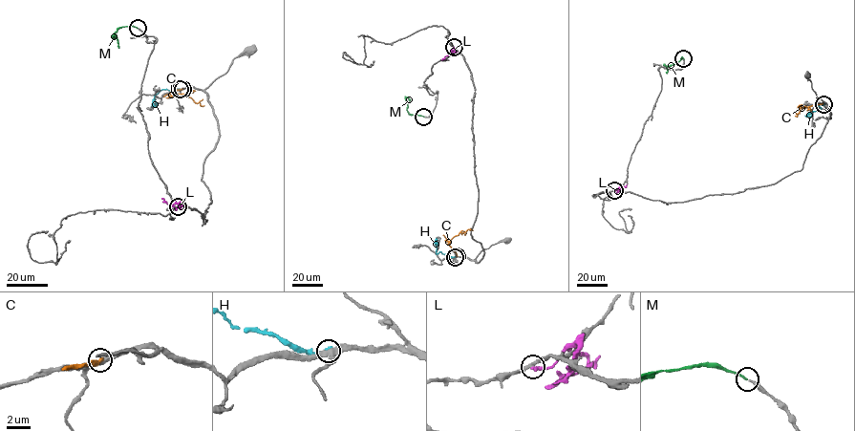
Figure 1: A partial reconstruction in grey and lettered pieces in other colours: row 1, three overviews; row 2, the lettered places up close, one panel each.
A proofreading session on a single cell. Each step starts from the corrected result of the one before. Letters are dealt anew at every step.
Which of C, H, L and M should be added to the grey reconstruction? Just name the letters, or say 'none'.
M

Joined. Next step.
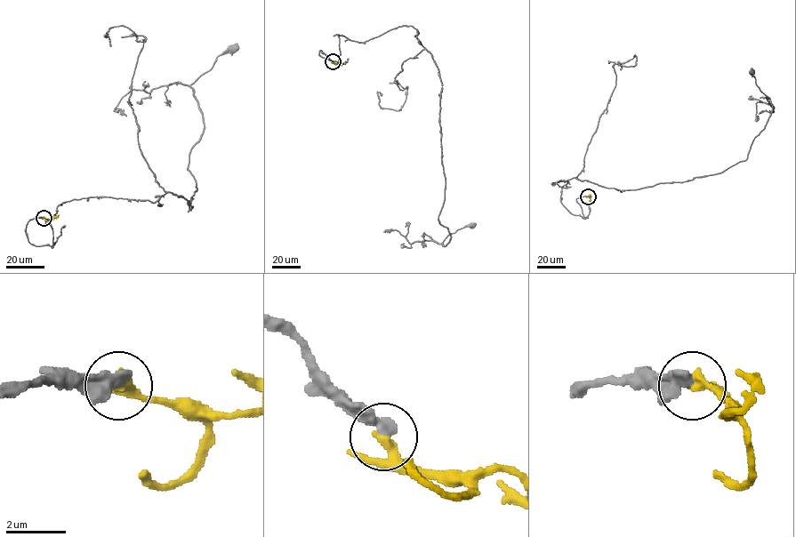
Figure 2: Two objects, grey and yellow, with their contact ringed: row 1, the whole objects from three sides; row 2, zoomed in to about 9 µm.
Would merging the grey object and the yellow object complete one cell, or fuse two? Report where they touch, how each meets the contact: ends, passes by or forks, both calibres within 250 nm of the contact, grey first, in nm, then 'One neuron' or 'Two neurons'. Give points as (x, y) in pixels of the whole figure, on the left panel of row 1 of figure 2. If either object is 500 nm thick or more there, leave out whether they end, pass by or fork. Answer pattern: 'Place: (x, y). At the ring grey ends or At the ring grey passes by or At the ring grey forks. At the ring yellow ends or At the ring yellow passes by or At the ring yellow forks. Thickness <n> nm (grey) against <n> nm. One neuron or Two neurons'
Place: (44, 218). At the ring grey ends. At the ring yellow passes by. Thickness 440 nm (grey) against 240 nm. Two neurons

